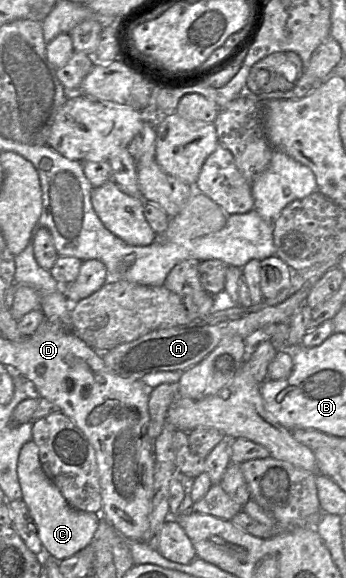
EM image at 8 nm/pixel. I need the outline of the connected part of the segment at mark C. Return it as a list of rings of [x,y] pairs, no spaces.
[[[32,440],[21,448],[17,475],[22,499],[36,525],[44,553],[50,554],[56,561],[62,561],[80,552],[93,541],[101,521],[101,513],[79,511],[68,504],[59,488],[43,471],[38,447]]]

